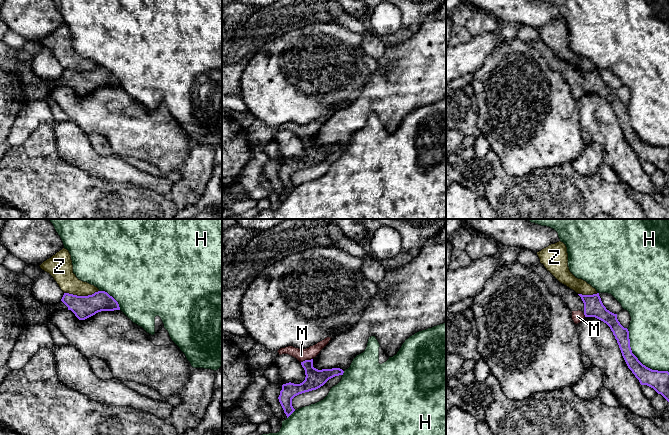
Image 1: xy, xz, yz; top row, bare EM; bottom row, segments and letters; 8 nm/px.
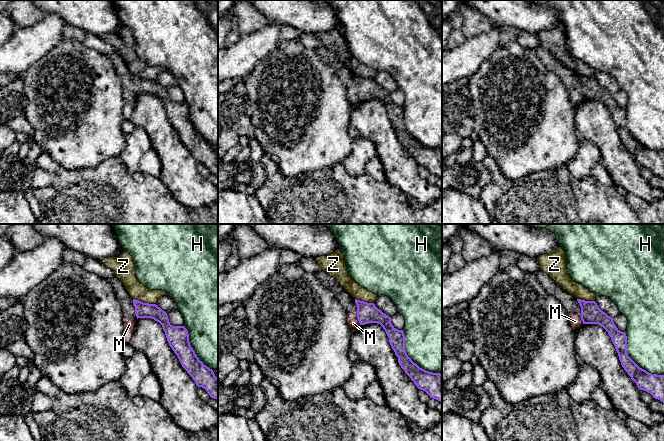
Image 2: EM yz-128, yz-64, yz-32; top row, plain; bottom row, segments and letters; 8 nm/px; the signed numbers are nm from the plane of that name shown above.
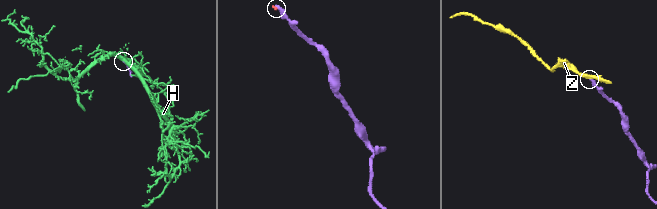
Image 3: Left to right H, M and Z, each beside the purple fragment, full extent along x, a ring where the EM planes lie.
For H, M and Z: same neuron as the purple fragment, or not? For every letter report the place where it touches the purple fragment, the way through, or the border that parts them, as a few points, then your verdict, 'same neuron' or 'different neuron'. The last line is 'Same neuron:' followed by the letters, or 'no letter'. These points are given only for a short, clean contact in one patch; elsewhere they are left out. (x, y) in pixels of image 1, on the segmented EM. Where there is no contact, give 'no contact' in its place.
H: contact yz (637, 359); different neuron
M: contact xz (306, 360); way xz (315, 378), (310, 372), (306, 360), (301, 355); same neuron
Z: contact xy (81, 296); different neuron
Same neuron: M

